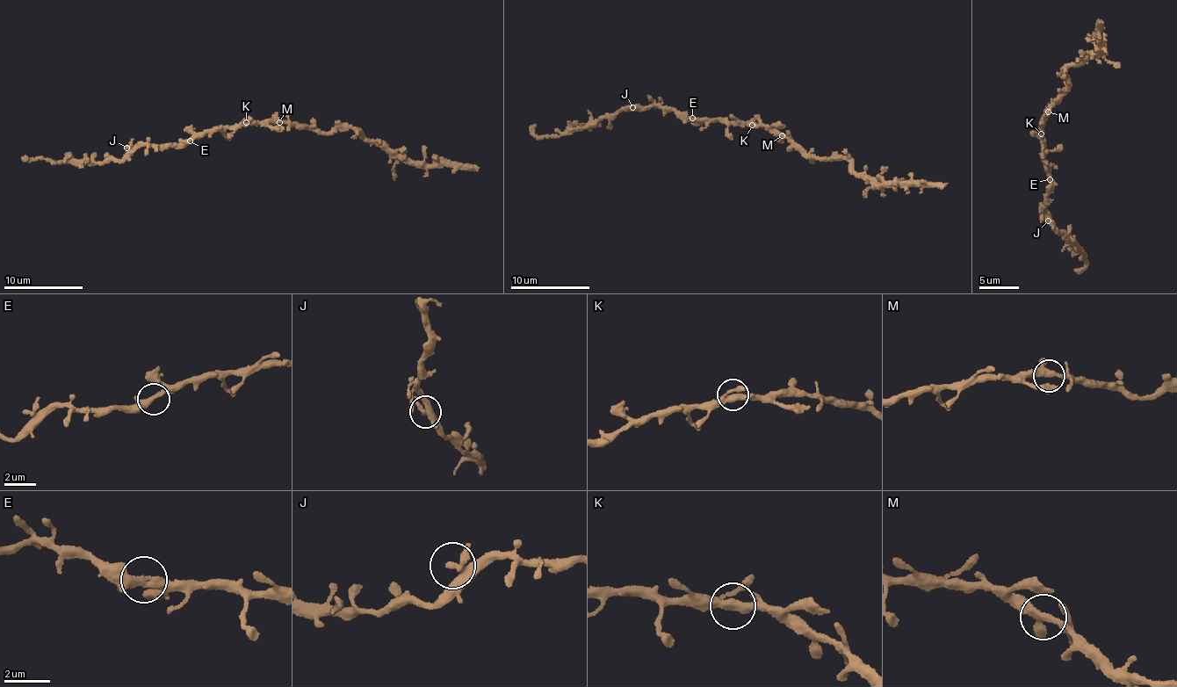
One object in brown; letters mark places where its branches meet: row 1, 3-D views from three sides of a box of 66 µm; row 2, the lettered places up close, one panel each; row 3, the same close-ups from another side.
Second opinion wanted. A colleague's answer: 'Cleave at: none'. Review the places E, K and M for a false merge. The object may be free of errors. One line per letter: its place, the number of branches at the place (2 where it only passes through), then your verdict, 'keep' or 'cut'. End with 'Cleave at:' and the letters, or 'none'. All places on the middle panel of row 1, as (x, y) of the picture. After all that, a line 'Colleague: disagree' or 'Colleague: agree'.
E: (692, 118) | 3 | keep
K: (752, 125) | 3 | keep
M: (782, 135) | 3 | keep
Cleave at: none
Colleague: agree

